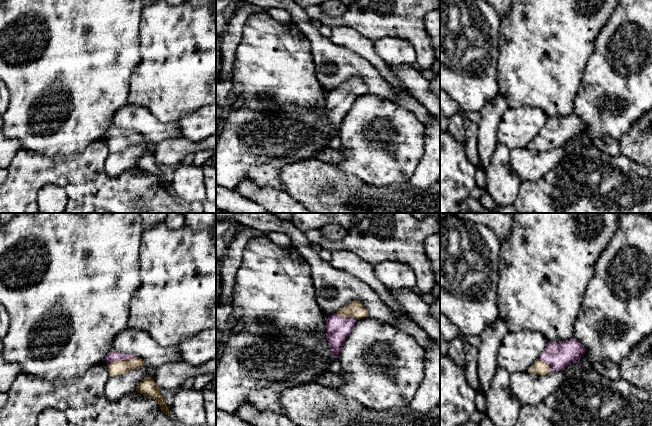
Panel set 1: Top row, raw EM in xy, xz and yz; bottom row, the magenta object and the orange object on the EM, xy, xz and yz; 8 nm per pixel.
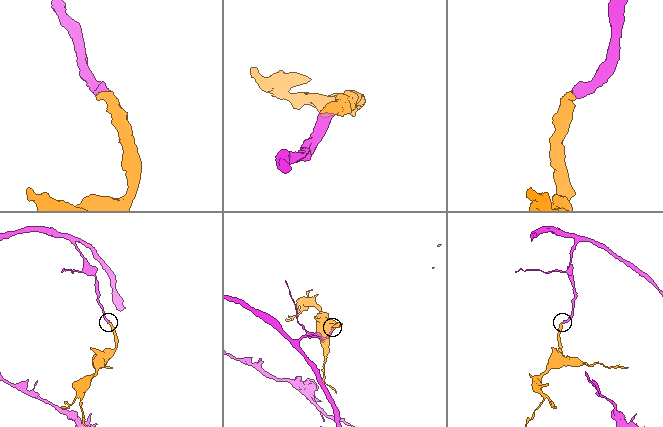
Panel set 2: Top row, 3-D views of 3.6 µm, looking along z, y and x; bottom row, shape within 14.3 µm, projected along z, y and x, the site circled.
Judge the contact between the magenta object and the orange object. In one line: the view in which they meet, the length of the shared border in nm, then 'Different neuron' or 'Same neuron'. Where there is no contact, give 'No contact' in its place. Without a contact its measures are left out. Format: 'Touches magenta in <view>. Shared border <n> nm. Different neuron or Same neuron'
Touches magenta in xy. Shared border 240 nm. Same neuron

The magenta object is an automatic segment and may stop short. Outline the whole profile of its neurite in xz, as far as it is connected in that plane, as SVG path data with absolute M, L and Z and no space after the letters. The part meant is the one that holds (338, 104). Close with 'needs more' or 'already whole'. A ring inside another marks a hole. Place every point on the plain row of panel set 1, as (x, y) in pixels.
M358 77L349 78L326 98L326 113L331 128L338 133L341 124L358 96L368 93L368 87Z; needs more

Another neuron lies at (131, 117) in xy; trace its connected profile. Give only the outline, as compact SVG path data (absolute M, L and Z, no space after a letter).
M128 103L116 111L109 128L111 127L134 131L155 144L182 136L175 122L161 122L148 109Z

